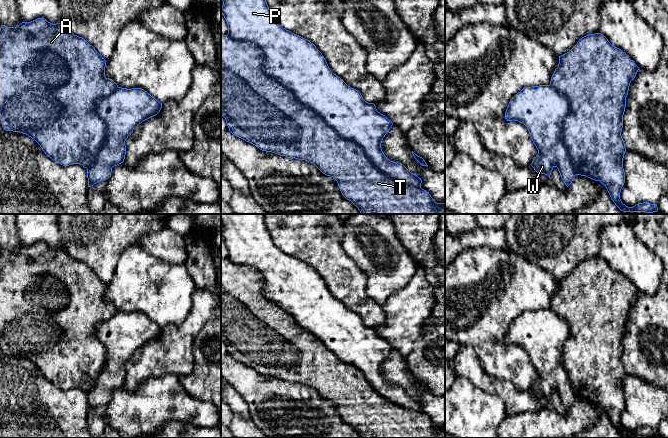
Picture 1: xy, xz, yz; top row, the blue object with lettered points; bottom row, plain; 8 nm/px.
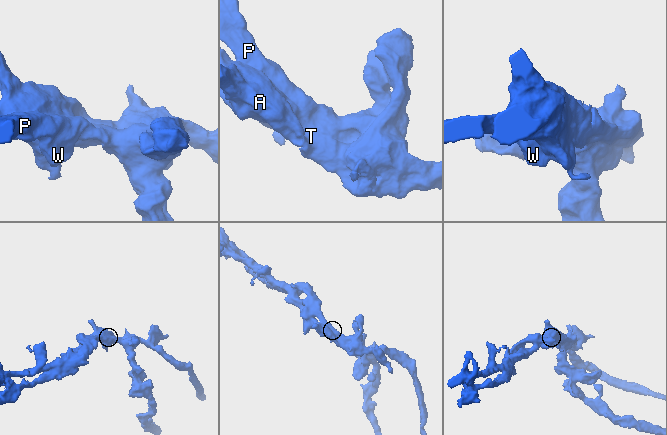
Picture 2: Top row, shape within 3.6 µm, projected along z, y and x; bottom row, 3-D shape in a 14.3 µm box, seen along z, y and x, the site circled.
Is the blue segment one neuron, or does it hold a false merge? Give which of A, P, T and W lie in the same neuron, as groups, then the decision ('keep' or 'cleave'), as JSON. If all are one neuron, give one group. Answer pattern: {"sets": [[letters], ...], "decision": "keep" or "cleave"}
{"sets": [["A", "T"], ["P", "W"]], "decision": "cleave"}

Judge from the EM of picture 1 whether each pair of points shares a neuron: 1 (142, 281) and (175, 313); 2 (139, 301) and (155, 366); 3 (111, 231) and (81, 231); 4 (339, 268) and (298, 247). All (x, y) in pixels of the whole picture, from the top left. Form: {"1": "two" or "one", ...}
{"1": "one", "2": "two", "3": "one", "4": "one"}

